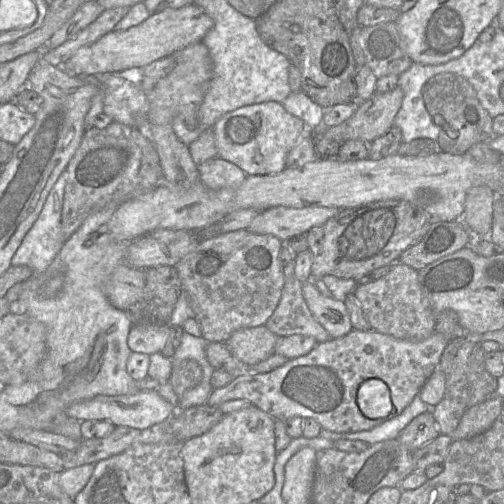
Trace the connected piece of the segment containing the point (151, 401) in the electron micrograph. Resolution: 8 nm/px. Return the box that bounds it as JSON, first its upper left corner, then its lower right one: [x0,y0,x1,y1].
[65,390,176,429]

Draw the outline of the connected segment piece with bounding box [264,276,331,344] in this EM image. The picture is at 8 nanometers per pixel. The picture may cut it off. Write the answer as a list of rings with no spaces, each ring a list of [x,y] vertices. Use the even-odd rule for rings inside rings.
[[[294,276],[285,279],[280,302],[264,326],[278,337],[304,335],[314,338],[318,344],[331,340],[309,310],[302,285]]]

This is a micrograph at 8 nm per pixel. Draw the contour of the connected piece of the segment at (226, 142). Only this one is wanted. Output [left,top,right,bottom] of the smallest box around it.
[212,102,307,176]

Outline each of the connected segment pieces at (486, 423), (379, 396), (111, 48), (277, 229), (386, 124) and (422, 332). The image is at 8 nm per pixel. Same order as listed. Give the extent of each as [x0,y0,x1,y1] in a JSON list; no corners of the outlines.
[[451,395,503,438],[357,379,392,421],[61,4,213,78],[247,206,341,241],[324,86,404,144],[354,262,436,341]]

